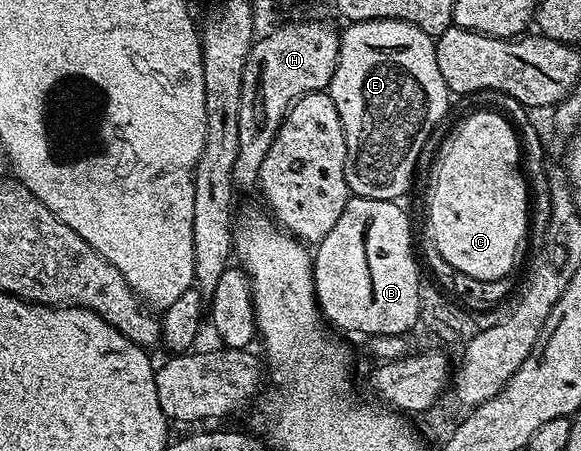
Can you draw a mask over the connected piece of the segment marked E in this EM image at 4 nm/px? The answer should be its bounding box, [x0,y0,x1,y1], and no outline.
[329,20,449,202]

